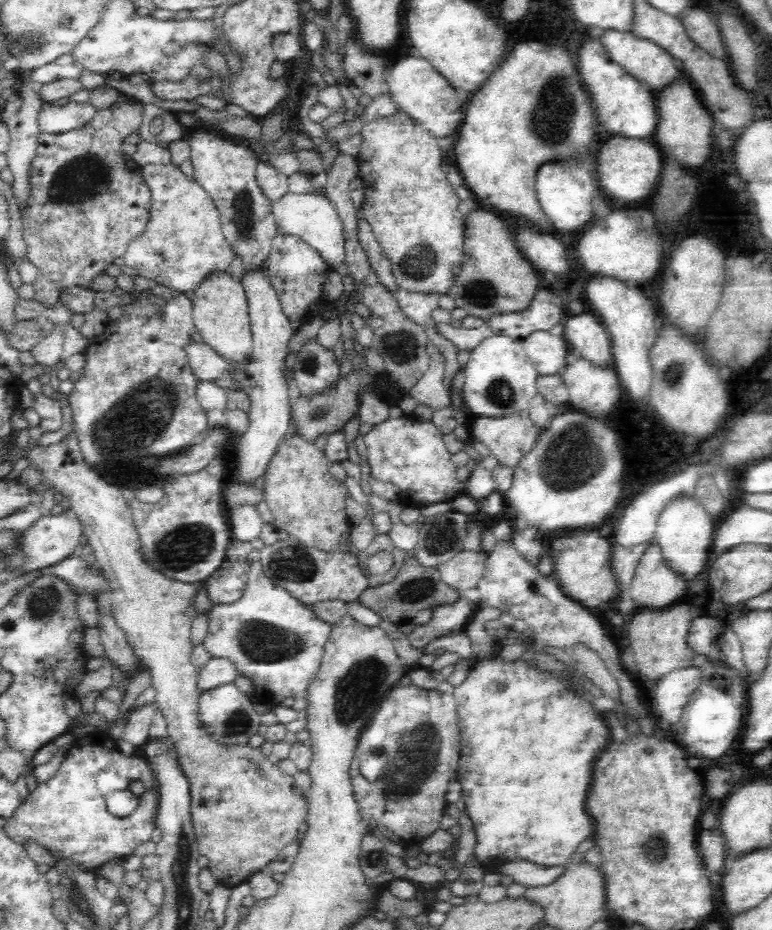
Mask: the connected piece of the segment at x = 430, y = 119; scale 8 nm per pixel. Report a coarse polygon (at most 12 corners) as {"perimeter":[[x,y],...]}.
{"perimeter":[[424,58],[386,82],[396,111],[439,139],[462,124],[462,95]]}

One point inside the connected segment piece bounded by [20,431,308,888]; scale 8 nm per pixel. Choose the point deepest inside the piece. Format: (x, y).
(244, 809)

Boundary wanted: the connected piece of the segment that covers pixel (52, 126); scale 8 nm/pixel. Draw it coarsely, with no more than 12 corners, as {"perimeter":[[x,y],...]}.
{"perimeter":[[44,102],[41,132],[60,134],[81,128],[97,114],[90,102]]}

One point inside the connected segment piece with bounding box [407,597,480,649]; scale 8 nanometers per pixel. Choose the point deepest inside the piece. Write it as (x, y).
(451, 618)

